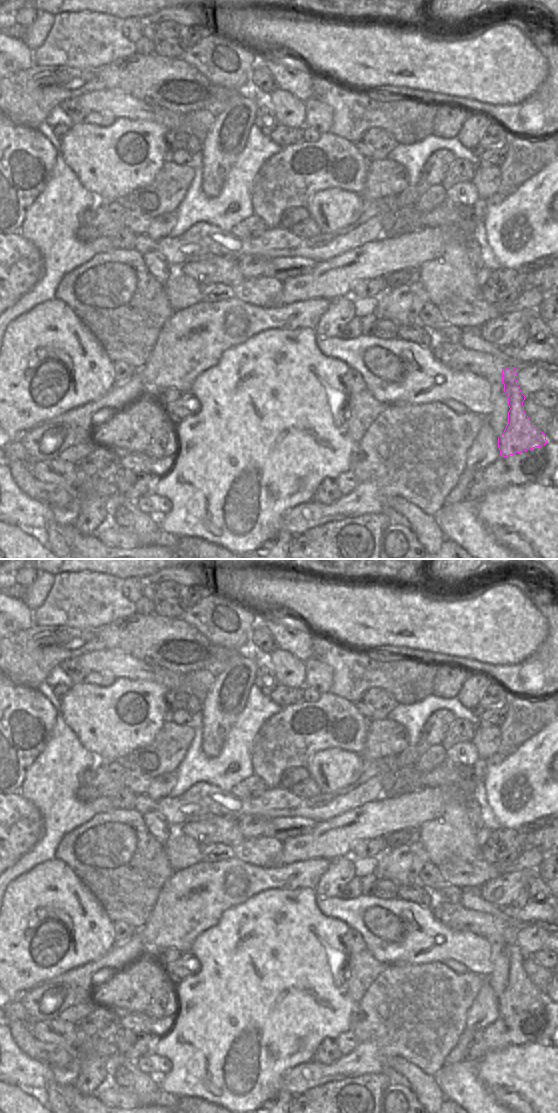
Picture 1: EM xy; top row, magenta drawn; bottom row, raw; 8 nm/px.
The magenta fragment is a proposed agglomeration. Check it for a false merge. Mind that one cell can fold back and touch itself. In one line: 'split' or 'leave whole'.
split

